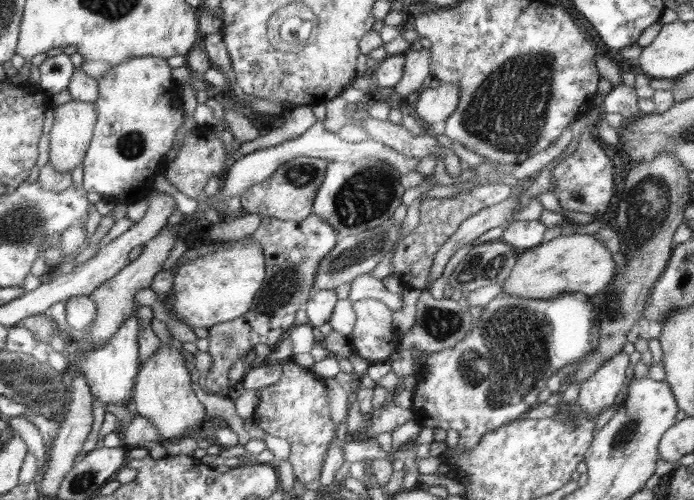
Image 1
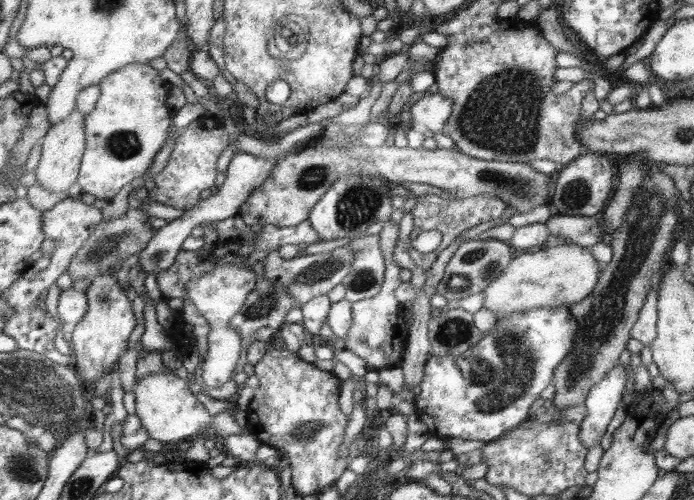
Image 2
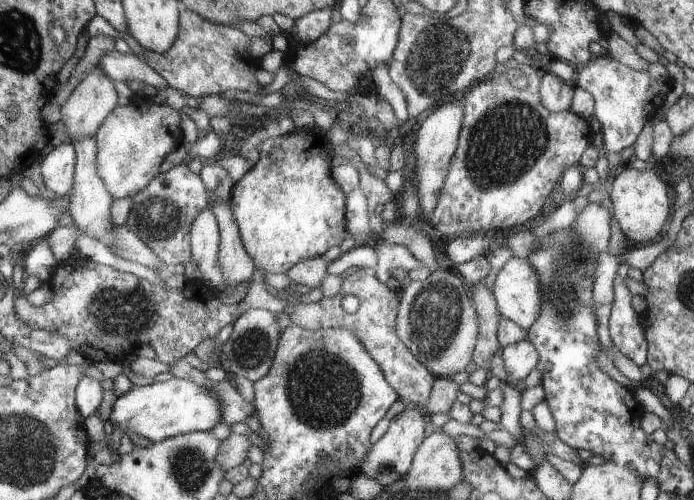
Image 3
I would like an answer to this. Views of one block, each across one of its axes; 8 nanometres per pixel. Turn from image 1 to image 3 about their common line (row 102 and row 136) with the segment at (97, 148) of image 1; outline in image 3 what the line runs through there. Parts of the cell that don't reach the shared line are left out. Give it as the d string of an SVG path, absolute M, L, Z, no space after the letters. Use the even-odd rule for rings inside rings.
M128 104L117 106L95 134L97 171L108 192L115 199L135 197L168 166L172 150L188 146L184 140L184 110L168 104Z

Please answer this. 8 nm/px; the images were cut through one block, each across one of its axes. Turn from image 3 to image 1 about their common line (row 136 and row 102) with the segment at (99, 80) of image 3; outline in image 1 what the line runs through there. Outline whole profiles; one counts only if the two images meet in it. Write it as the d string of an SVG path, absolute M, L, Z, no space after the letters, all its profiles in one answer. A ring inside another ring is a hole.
M72 100L54 109L54 126L49 132L49 164L58 172L69 172L80 166L86 158L88 147L94 138L95 125L98 120L98 109L94 102Z

